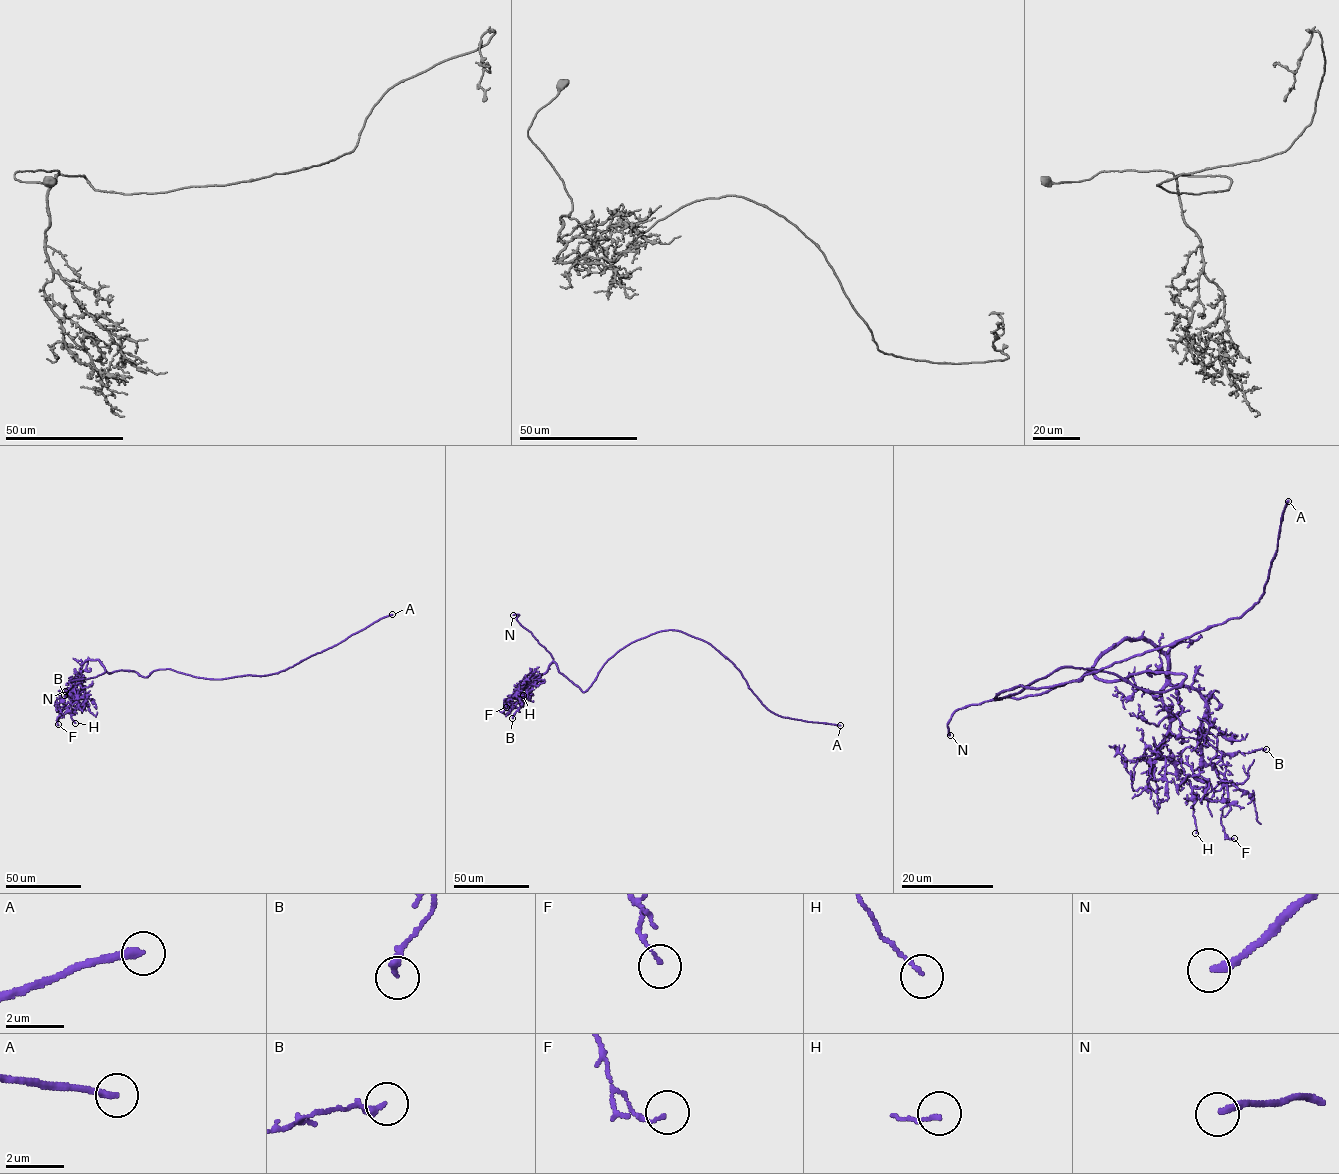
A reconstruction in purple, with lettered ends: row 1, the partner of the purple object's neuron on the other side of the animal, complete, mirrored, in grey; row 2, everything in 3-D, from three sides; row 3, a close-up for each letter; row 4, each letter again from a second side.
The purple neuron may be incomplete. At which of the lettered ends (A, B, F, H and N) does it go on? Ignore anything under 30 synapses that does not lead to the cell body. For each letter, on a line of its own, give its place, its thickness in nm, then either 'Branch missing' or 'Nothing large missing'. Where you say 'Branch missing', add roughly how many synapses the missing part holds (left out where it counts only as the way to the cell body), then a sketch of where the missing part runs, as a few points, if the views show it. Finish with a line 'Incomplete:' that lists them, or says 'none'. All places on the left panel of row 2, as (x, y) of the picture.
A: Place: (392, 614). Thickness 240 nm. Branch missing. Roughly 60 synapses. Course of what is missing: (392, 614), (416, 602), (428, 580), (431, 581), (437, 575), (439, 568)
B: Place: (64, 695). Thickness 260 nm. Nothing large missing
F: Place: (58, 724). Thickness 90 nm. Nothing large missing
H: Place: (75, 723). Thickness 110 nm. Nothing large missing
N: Place: (65, 691). Thickness 240 nm. Branch missing. Course of what is missing: (65, 691), (52, 690)
Incomplete: A, N

